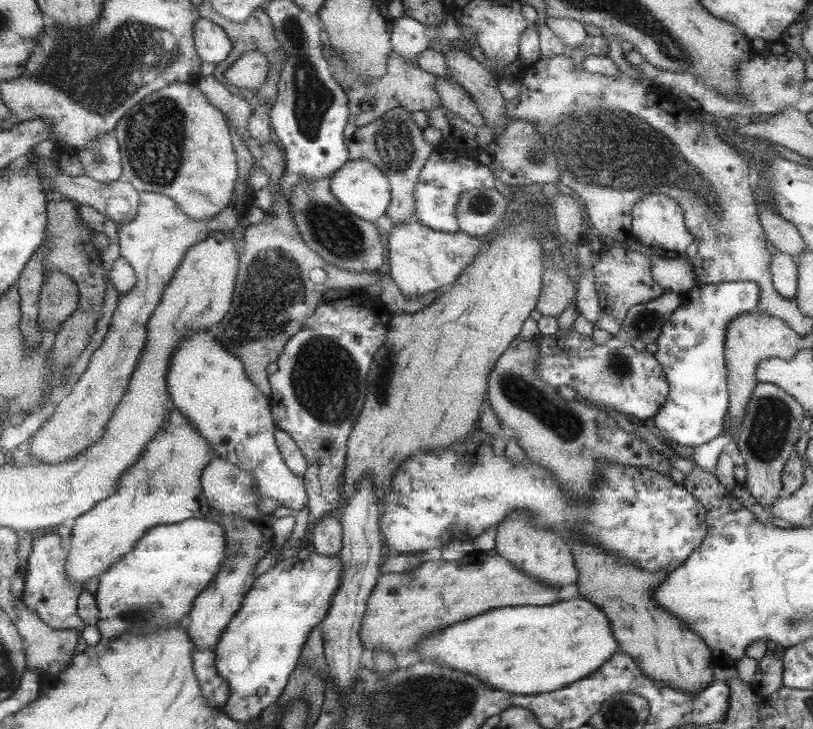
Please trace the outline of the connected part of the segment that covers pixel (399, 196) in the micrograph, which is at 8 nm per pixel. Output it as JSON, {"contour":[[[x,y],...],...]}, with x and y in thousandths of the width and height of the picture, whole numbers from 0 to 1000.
{"contour":[[[486,148],[459,167],[439,177],[432,191],[426,192],[431,219],[451,219],[461,224],[480,246],[482,255],[482,278],[476,296],[483,310],[510,300],[513,289],[512,255],[525,222],[536,210],[539,200],[523,192],[520,176],[508,165],[508,154],[498,148]]]}

